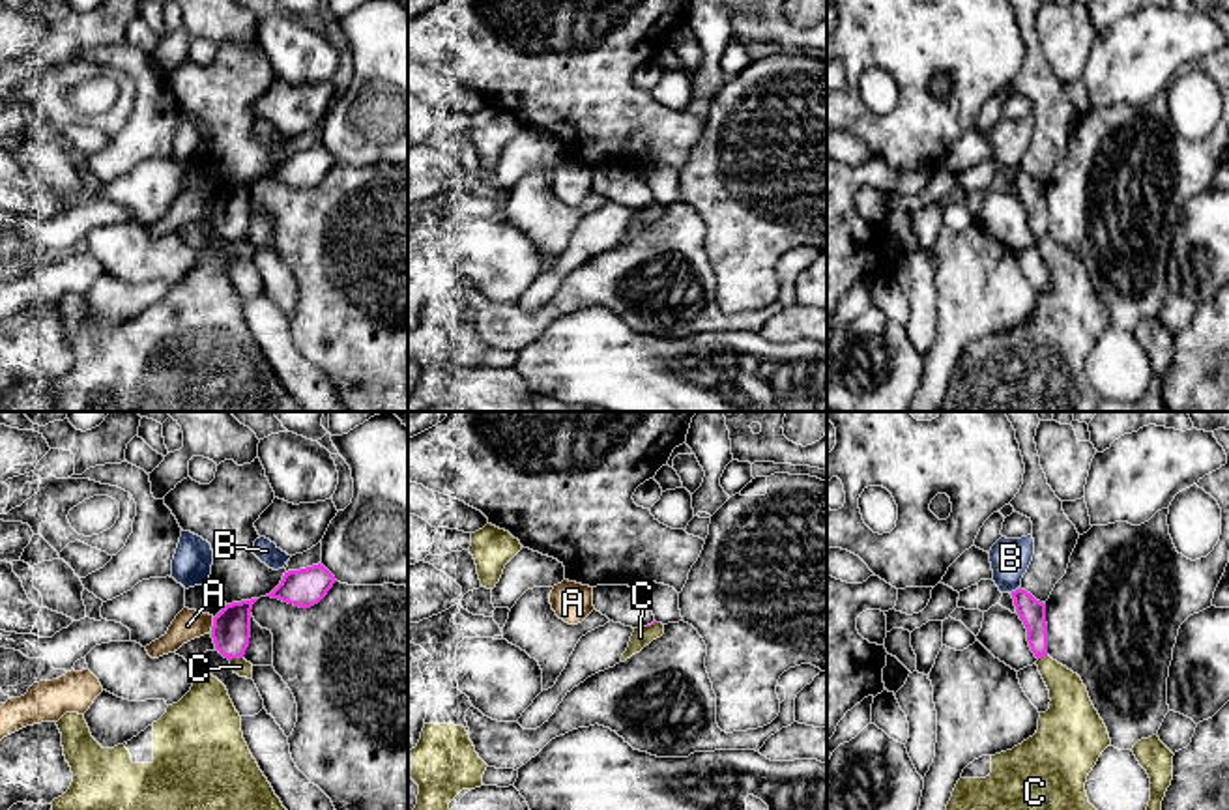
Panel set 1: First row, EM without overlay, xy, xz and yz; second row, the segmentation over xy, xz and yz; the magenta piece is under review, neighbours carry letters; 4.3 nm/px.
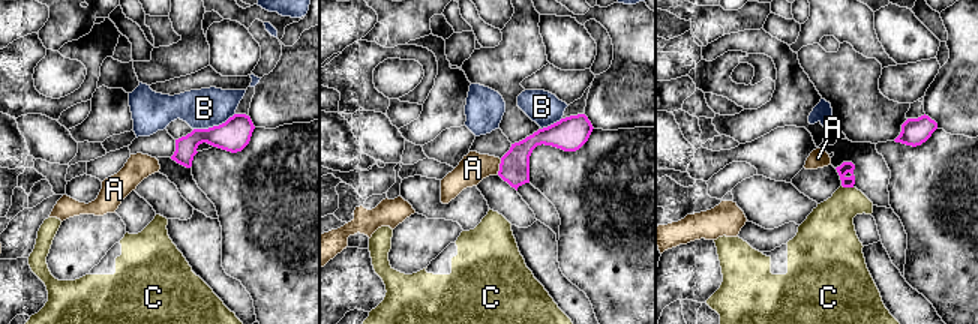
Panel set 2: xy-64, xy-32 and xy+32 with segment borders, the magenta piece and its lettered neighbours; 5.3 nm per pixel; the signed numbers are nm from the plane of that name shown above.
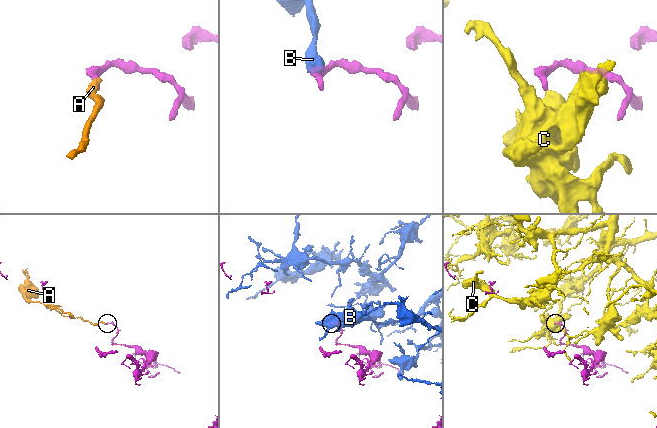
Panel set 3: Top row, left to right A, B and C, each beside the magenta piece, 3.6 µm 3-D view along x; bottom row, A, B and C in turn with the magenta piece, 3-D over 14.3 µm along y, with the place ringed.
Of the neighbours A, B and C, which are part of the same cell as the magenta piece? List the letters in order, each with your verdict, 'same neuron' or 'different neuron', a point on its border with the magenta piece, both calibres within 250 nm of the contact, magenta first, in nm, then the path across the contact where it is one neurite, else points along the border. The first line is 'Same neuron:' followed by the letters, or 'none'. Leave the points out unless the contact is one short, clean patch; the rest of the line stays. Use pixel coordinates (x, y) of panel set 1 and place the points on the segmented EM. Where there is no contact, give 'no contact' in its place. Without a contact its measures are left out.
Same neuron: none
A: different neuron; meets magenta in xy at (214, 625); 170 nm thick on the magenta side, 130 nm on the other; border along xy (214, 618), (210, 633)
B: different neuron; meets magenta in yz at (1016, 590); 110 nm thick on the magenta side, 170 nm on the other; border along yz (1020, 588), (1011, 593)
C: different neuron; meets magenta in xy at (236, 657); 170 nm thick on the magenta side, 70 nm on the other; border along xy (242, 657), (231, 661)

